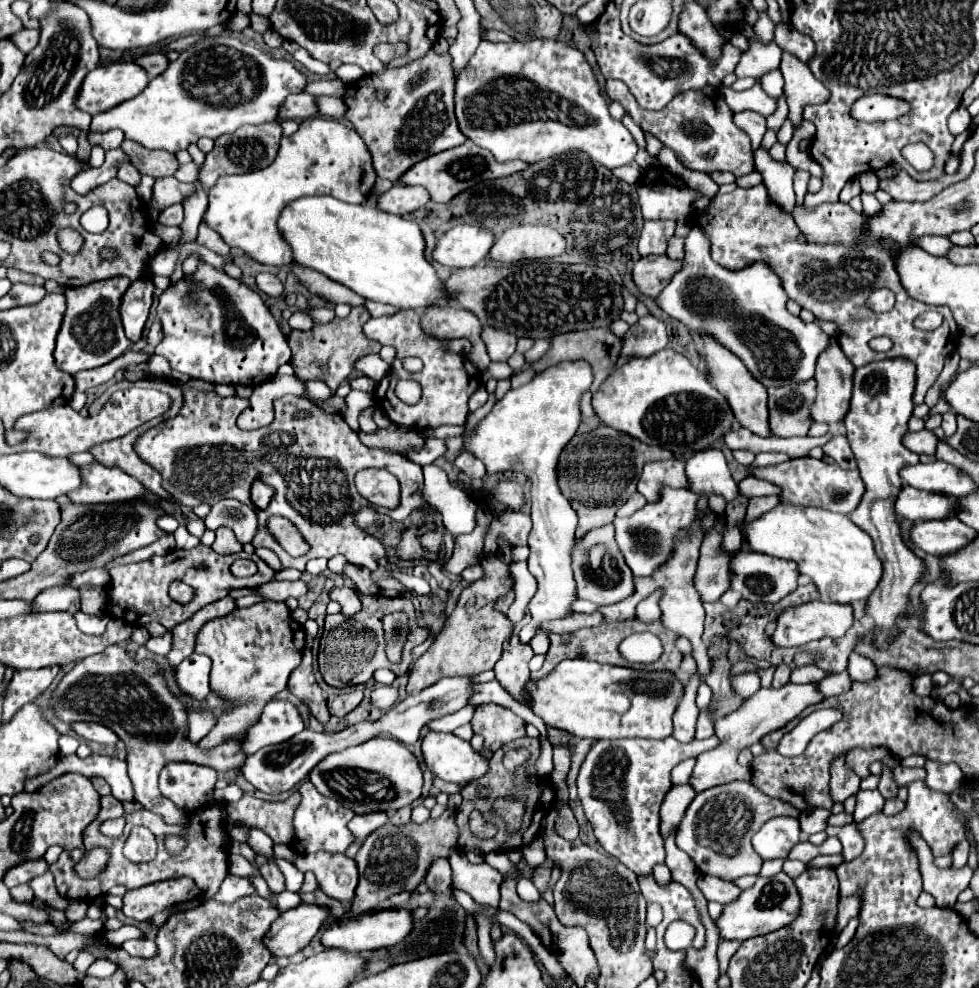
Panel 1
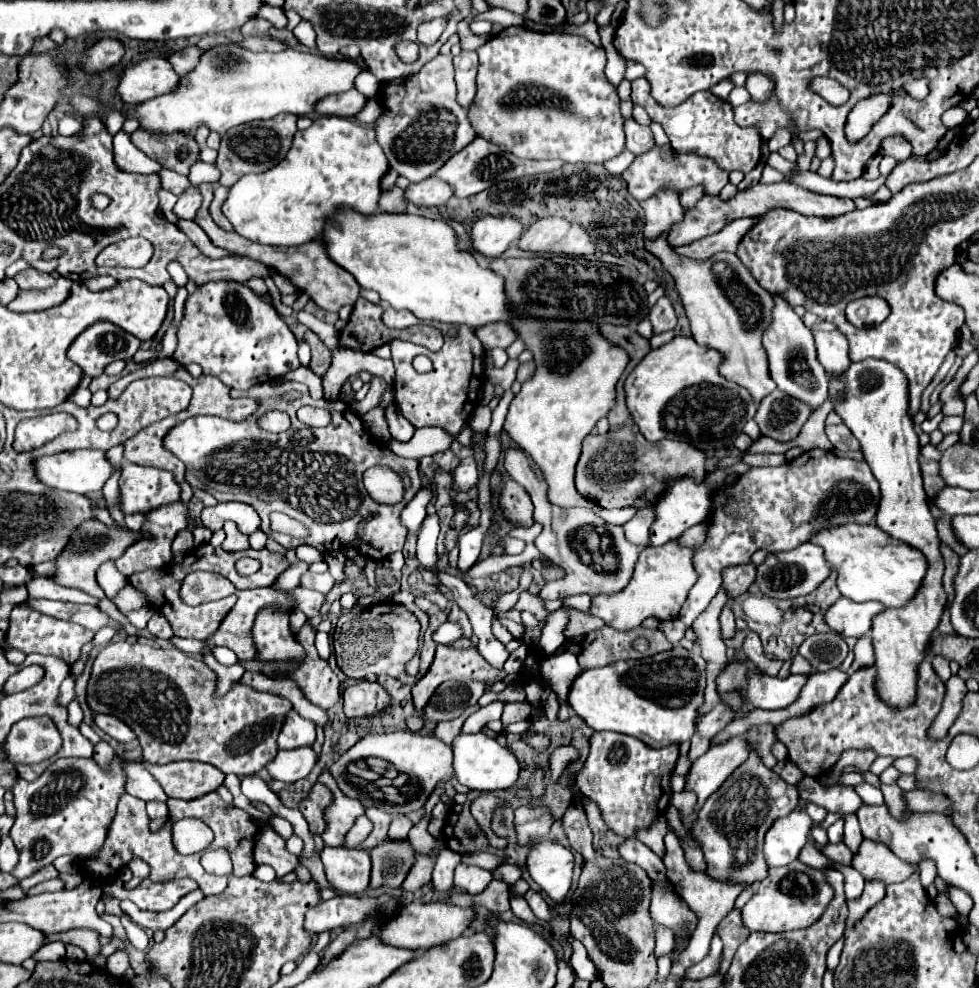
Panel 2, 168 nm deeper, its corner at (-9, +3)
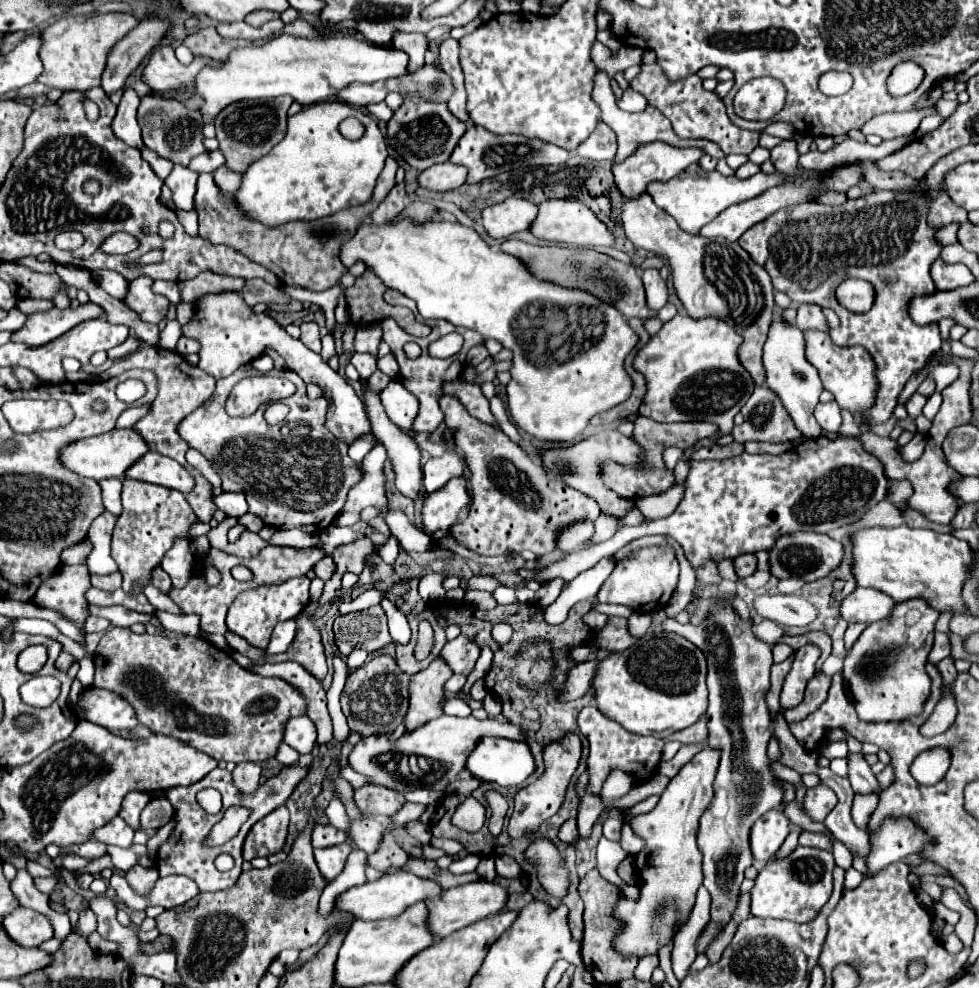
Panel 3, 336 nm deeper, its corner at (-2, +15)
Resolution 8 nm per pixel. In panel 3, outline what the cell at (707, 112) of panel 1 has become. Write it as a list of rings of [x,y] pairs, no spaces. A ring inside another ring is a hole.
[[[657,63],[643,65],[637,79],[631,81],[633,89],[637,89],[641,95],[647,97],[649,105],[657,107],[673,125],[675,133],[683,139],[711,139],[719,143],[725,155],[729,153],[743,153],[749,155],[759,141],[757,131],[745,131],[731,123],[731,119],[725,113],[725,103],[711,91],[705,91],[701,85],[701,79],[697,75],[689,75],[685,79],[679,79],[673,83],[671,79],[663,77],[663,69]]]

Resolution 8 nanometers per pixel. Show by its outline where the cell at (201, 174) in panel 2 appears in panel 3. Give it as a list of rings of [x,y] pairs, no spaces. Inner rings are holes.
[[[207,151],[205,155],[197,155],[191,159],[189,169],[197,171],[197,173],[213,173],[215,169],[219,169],[221,165],[225,165],[225,157],[223,153],[217,151]]]

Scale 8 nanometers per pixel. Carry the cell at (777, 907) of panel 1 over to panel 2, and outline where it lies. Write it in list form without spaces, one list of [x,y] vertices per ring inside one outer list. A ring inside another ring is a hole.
[[[792,861],[780,869],[770,869],[768,877],[758,883],[758,891],[754,891],[752,899],[742,909],[742,923],[748,931],[790,931],[804,929],[820,919],[824,913],[824,905],[832,899],[832,887],[826,885],[824,873],[816,871],[800,861]]]

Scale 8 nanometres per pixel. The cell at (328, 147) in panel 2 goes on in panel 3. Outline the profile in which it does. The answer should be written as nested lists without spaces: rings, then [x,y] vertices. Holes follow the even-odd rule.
[[[343,101],[317,103],[301,113],[287,119],[287,133],[281,143],[277,143],[265,157],[255,161],[245,173],[241,189],[235,193],[237,203],[245,209],[249,217],[261,221],[263,225],[283,225],[289,221],[313,221],[333,215],[345,207],[363,205],[371,199],[375,181],[387,159],[387,145],[377,121],[363,109],[353,109]],[[347,117],[357,117],[365,125],[365,133],[357,141],[349,141],[339,133],[339,123]]]

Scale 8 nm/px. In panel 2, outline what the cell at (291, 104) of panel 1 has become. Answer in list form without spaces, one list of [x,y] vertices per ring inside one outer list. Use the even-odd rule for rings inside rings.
[[[356,89],[326,95],[324,99],[316,101],[314,113],[318,115],[340,115],[340,117],[354,117],[366,103],[366,97],[360,95]]]

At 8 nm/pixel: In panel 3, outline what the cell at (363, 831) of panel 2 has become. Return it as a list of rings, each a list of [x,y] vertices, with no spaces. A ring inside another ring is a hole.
[[[317,825],[313,829],[313,847],[333,847],[337,843],[345,843],[345,835],[333,825],[327,825],[327,827]]]

